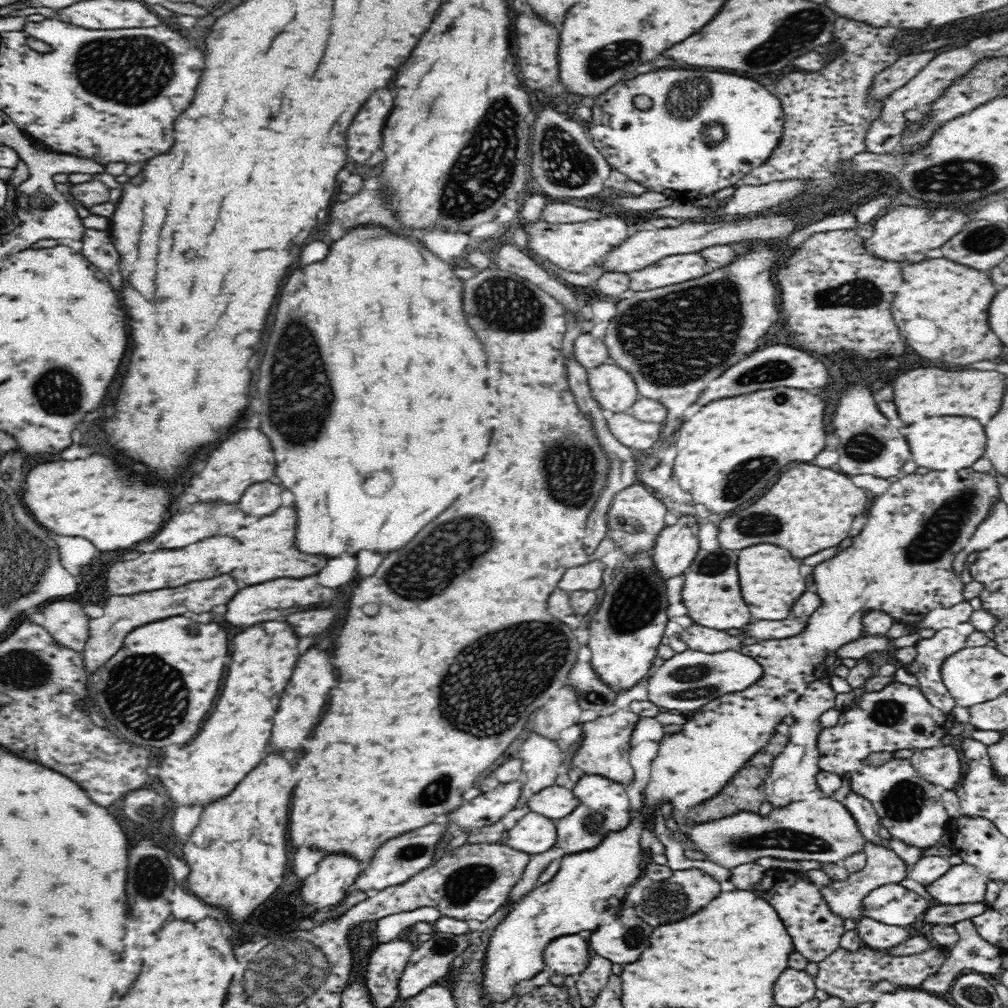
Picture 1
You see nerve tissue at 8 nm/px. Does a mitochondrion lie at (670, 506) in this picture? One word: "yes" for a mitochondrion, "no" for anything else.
no

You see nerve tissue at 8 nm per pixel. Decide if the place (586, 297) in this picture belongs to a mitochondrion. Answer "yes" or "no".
no

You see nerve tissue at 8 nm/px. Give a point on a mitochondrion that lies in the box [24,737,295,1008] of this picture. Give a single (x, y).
(149, 876)

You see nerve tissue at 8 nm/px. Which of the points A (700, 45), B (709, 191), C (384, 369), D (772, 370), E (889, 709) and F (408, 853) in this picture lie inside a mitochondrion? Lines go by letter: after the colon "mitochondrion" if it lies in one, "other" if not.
A: other
B: other
C: other
D: mitochondrion
E: mitochondrion
F: mitochondrion

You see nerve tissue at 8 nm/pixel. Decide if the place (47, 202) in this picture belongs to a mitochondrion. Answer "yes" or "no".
yes

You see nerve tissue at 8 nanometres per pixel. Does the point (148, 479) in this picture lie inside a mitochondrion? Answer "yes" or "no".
no

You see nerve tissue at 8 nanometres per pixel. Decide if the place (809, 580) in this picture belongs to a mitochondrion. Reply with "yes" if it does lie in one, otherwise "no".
no

